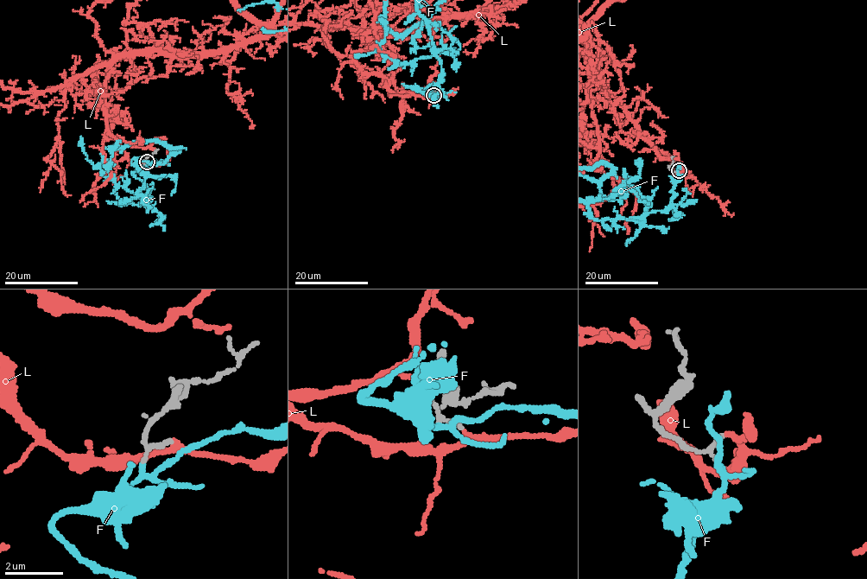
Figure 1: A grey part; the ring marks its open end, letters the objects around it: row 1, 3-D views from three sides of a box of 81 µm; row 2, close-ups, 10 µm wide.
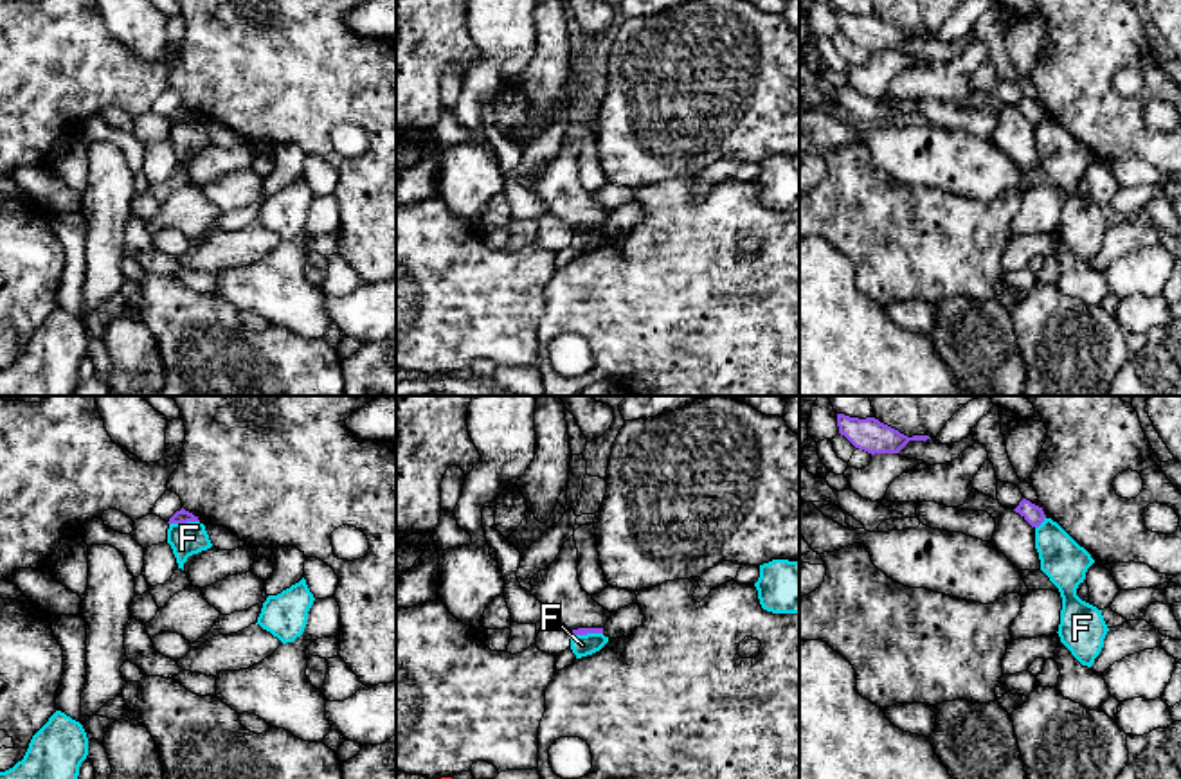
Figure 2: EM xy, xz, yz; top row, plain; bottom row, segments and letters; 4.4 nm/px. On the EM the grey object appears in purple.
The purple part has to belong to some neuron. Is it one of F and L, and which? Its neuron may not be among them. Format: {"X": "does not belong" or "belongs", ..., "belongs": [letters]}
{"F": "does not belong", "L": "belongs", "belongs": ["L"]}

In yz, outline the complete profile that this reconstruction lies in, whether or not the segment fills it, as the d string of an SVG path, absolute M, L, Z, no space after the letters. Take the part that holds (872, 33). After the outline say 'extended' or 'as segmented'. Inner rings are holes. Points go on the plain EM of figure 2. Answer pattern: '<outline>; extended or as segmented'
M837 11L839 31L844 32L855 45L875 50L898 50L909 38L927 38L929 32L907 34L898 27L880 20L875 14L850 14Z; as segmented

